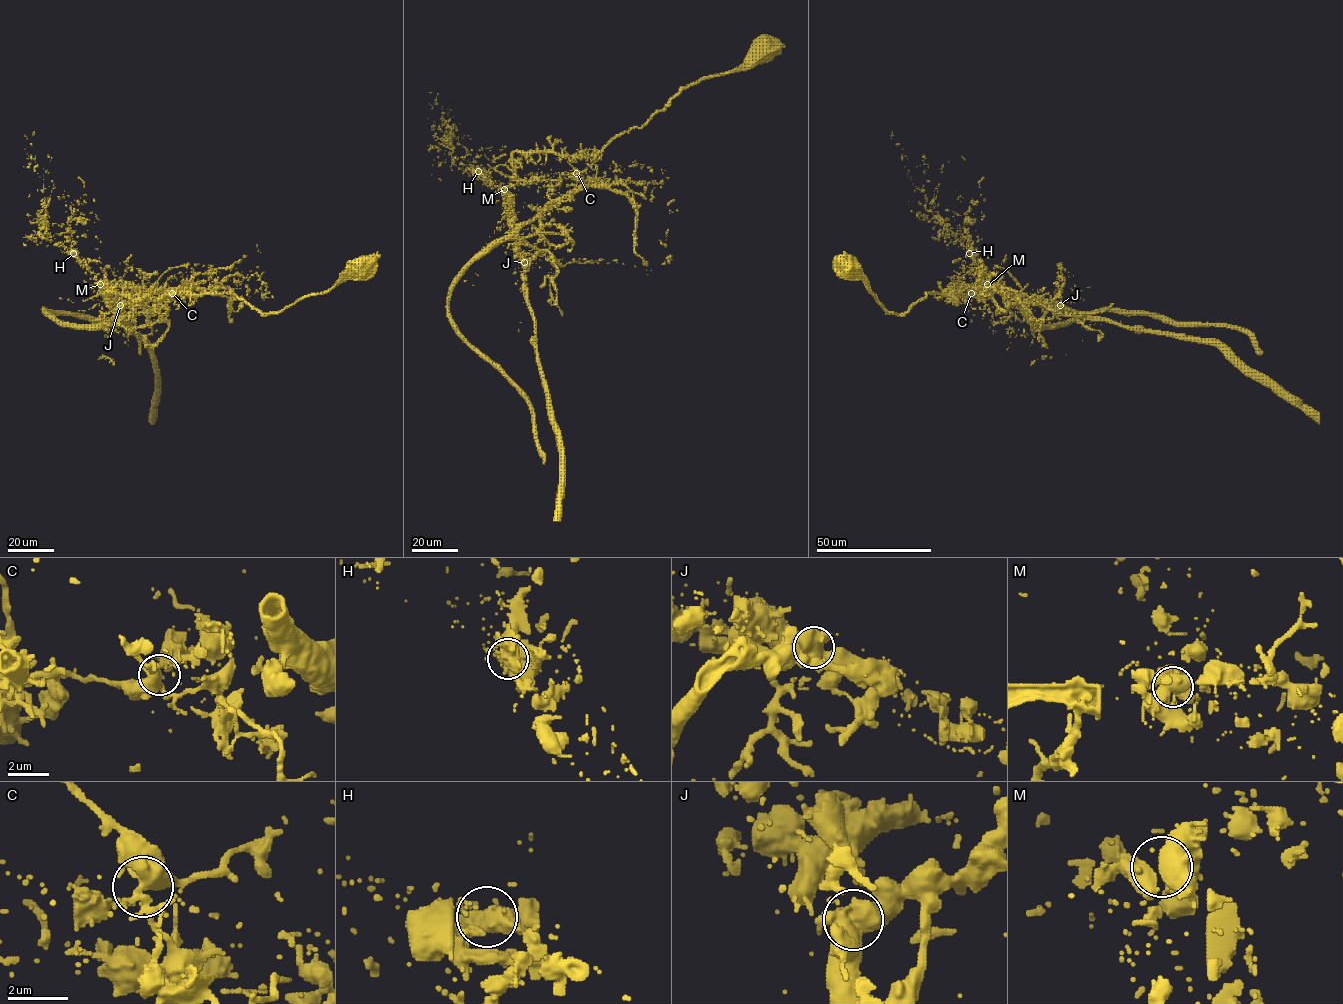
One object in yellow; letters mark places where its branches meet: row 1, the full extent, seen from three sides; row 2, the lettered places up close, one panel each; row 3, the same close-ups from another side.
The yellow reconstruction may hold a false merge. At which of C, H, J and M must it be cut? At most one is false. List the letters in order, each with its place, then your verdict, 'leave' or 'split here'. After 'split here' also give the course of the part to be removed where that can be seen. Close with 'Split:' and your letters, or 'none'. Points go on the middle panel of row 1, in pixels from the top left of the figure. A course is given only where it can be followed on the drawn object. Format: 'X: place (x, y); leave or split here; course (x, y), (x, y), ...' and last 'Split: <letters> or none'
C: place (576, 173); leave
H: place (478, 171); leave
J: place (524, 262); split here; course (524, 262), (537, 251), (521, 239), (492, 244), (454, 285), (449, 320), (525, 398), (544, 462)
M: place (504, 189); leave
Split: J

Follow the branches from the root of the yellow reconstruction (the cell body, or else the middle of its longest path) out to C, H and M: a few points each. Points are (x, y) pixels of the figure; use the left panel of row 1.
C: (107, 323), (138, 293), (172, 291), (177, 287), (190, 286), (187, 290), (175, 288), (172, 293)
H: (107, 323), (138, 293), (190, 286), (132, 299), (110, 293), (112, 280), (97, 284), (73, 253)
M: (107, 323), (138, 293), (190, 286), (175, 288), (172, 295), (132, 299), (110, 293), (112, 280), (100, 284)

